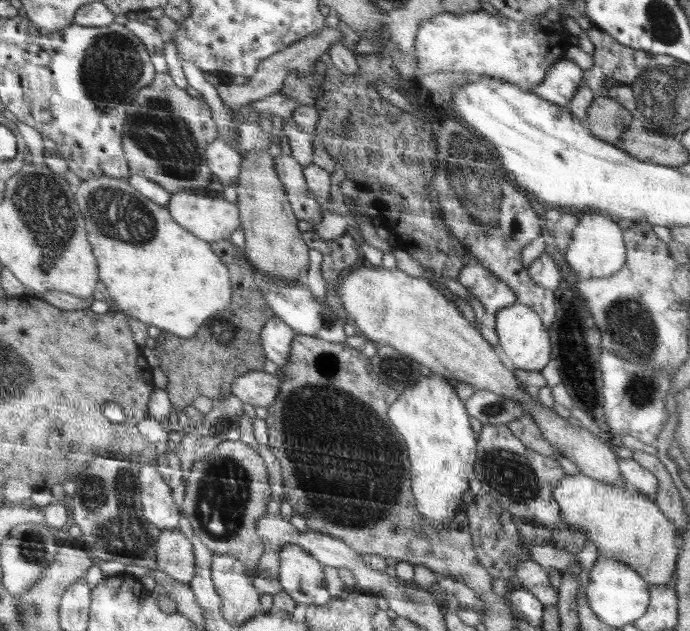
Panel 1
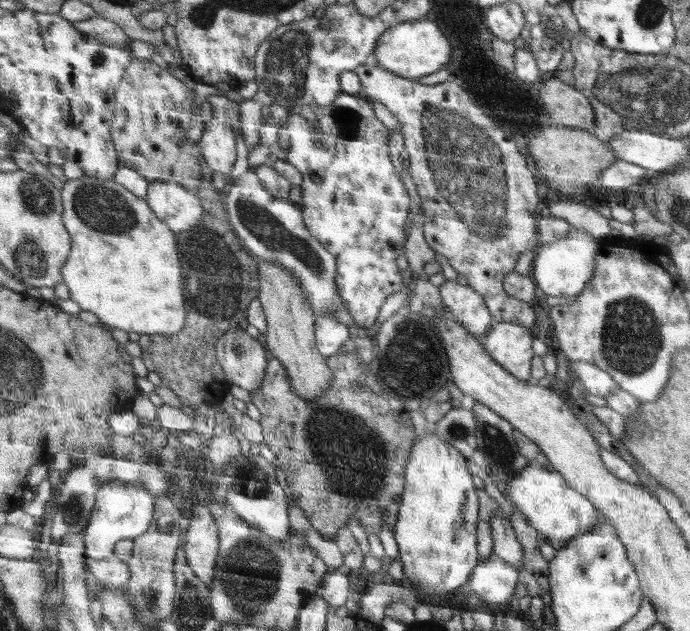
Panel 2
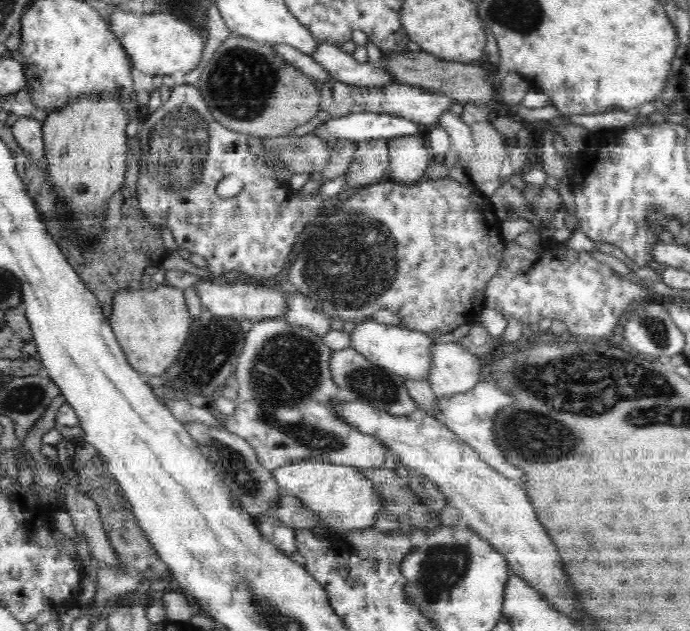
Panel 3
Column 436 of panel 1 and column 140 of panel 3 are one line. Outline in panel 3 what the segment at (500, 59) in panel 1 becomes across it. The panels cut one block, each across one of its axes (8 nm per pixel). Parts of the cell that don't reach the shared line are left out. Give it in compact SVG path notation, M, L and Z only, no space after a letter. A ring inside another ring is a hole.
M114 9L109 18L110 30L123 44L133 68L145 75L173 75L174 72L190 72L198 58L204 58L204 38L196 36L188 26L178 22L172 14L144 13L138 15Z

